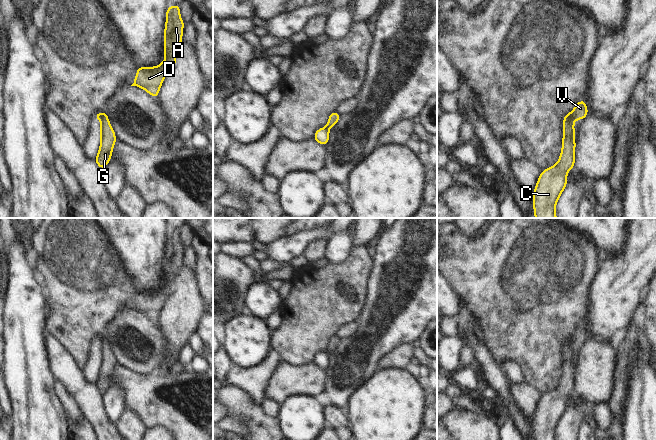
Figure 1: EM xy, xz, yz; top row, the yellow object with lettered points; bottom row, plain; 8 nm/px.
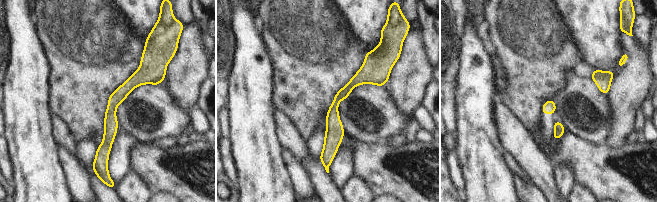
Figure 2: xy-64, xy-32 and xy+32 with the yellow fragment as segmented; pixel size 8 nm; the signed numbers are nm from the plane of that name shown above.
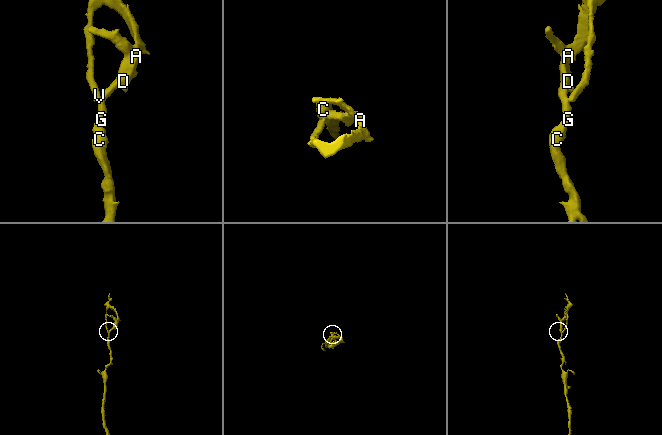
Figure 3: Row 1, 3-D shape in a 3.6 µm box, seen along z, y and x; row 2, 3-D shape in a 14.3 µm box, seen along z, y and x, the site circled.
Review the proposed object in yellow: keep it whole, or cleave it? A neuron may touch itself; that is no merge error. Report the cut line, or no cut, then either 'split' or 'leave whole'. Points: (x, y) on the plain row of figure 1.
yz (570, 337), (574, 343) | split

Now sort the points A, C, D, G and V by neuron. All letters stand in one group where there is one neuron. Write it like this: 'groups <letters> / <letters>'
groups A C D G / V

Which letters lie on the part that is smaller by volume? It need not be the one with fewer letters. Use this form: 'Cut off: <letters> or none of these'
Cut off: V.

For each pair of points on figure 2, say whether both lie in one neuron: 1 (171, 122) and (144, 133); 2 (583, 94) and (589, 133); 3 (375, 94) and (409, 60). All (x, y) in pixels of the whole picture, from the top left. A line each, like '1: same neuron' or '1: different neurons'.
1: same neuron
2: same neuron
3: different neurons

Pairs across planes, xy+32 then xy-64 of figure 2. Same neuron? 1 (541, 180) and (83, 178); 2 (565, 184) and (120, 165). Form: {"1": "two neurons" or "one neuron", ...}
{"1": "two neurons", "2": "one neuron"}

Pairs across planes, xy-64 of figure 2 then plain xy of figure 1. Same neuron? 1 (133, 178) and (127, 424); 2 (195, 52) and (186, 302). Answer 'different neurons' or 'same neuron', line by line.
1: same neuron
2: same neuron

